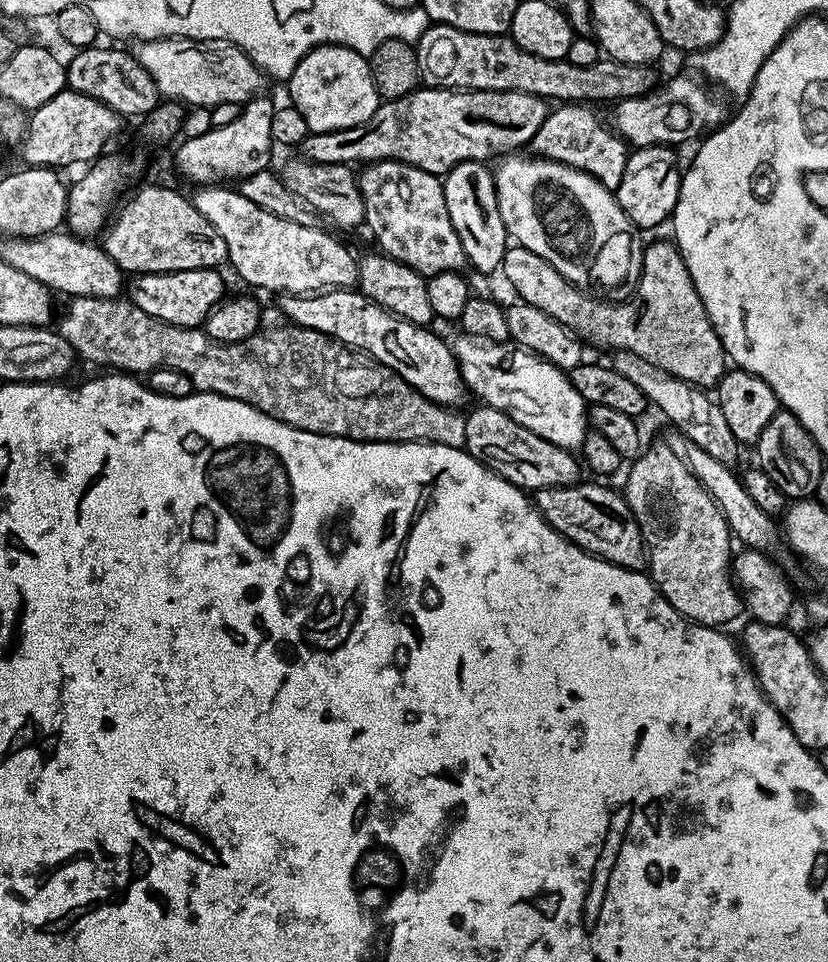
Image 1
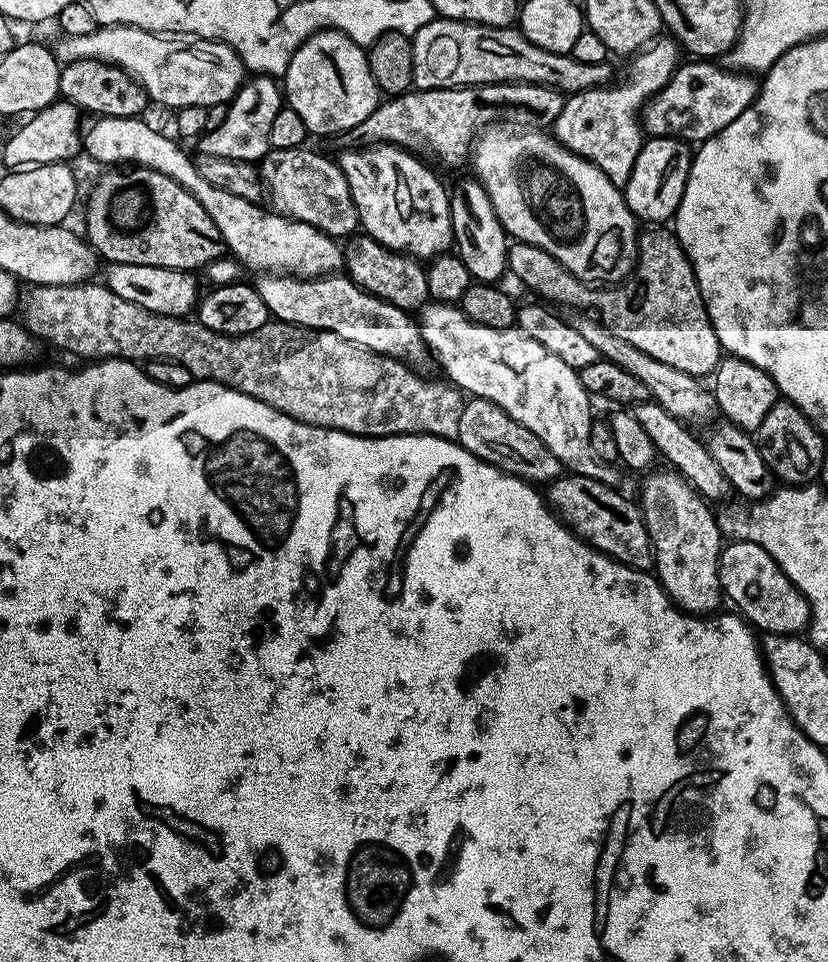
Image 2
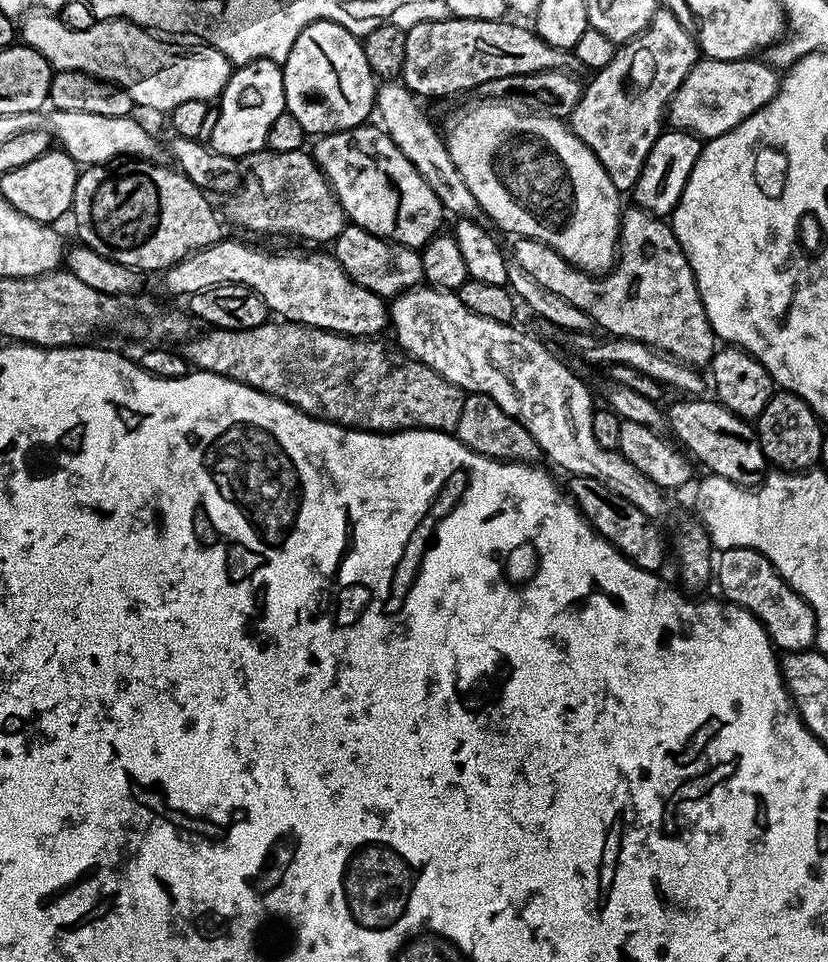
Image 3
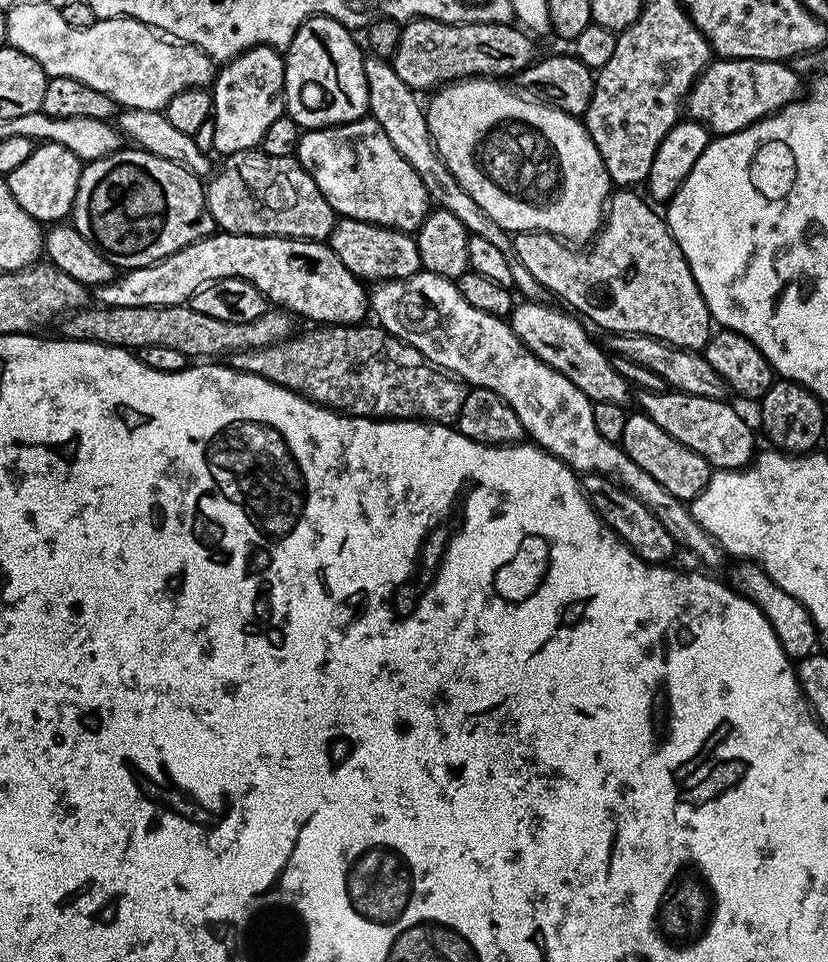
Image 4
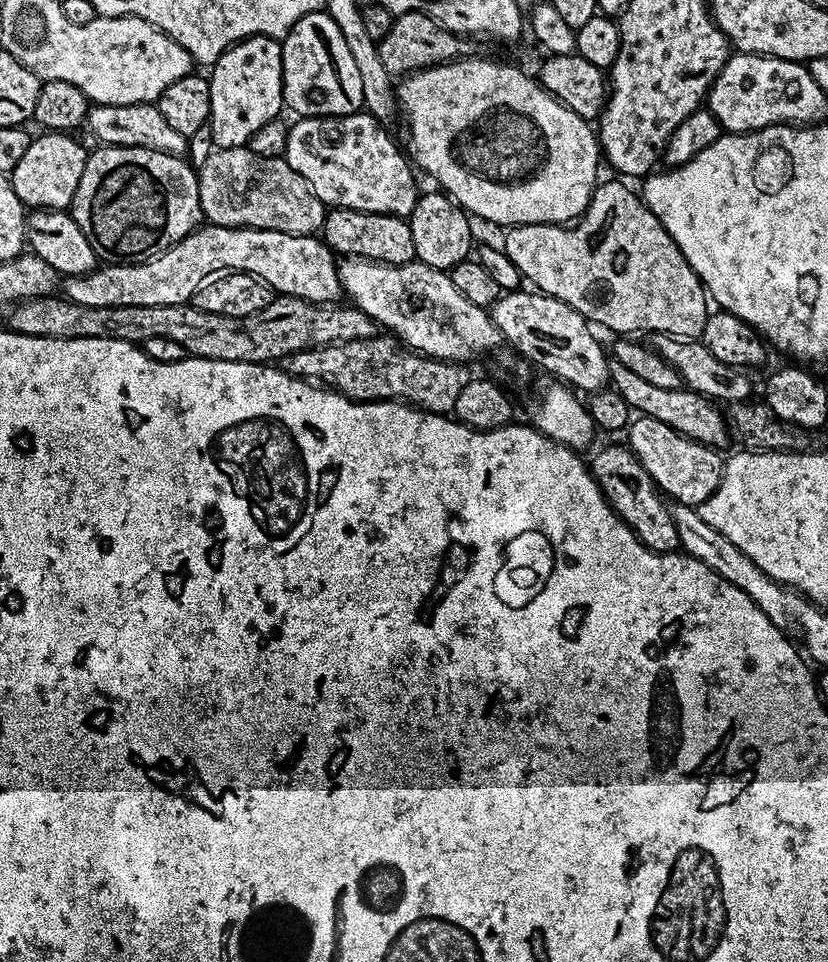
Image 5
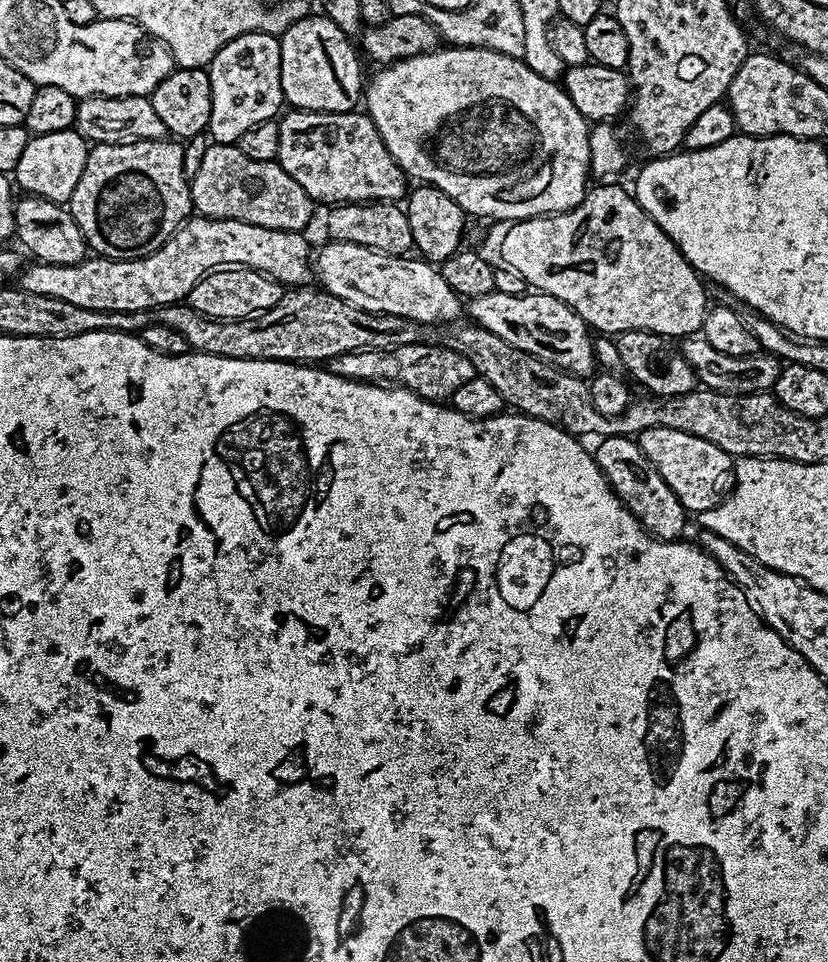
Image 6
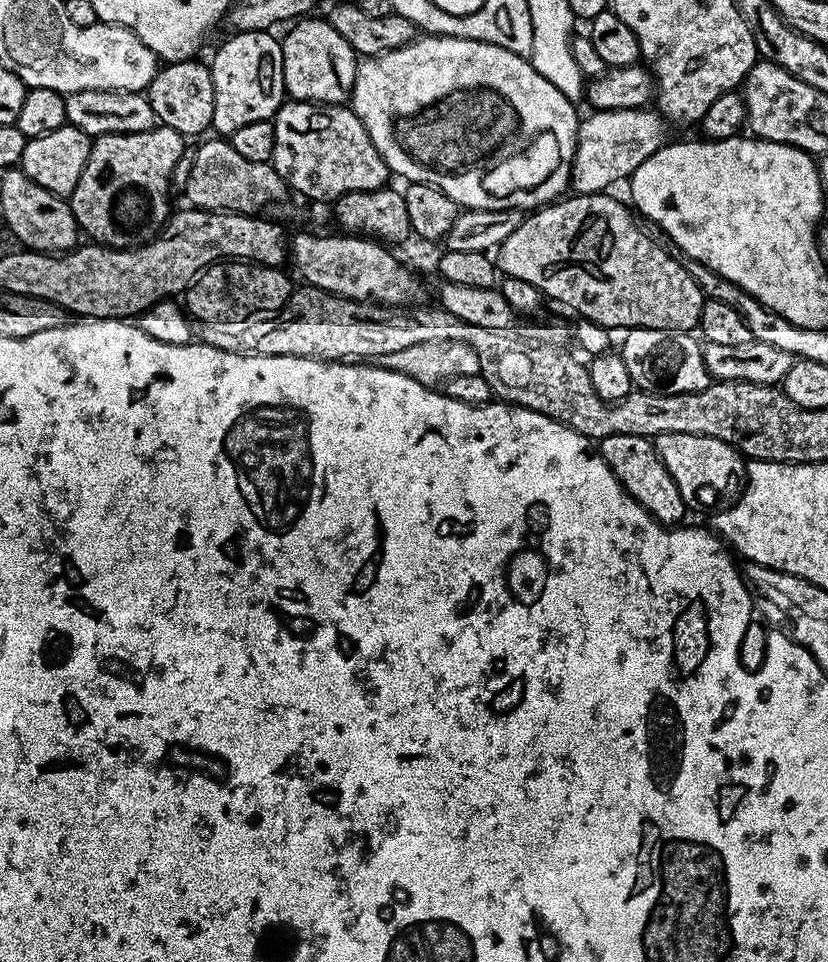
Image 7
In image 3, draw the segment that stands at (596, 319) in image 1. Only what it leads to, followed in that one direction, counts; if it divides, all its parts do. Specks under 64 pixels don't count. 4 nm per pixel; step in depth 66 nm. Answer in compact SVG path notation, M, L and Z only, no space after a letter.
M625 207L620 217L620 242L616 263L607 274L584 272L566 258L562 258L562 254L537 240L520 238L515 243L515 258L519 265L527 273L532 274L542 286L546 286L547 290L552 290L566 302L583 308L597 329L605 328L603 331L613 337L624 337L649 344L654 350L659 350L685 364L701 366L700 364L707 365L711 361L718 347L718 337L712 331L708 315L702 306L696 275L692 273L690 262L667 219L654 216L644 208Z

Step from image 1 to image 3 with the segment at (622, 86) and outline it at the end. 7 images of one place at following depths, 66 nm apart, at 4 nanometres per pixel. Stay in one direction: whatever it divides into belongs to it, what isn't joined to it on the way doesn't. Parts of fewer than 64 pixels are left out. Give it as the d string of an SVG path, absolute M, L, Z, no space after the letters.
M425 18L406 31L406 58L402 58L399 79L417 97L452 96L455 92L479 89L498 78L531 76L546 69L581 69L575 53L550 46L529 27L510 20L447 19Z

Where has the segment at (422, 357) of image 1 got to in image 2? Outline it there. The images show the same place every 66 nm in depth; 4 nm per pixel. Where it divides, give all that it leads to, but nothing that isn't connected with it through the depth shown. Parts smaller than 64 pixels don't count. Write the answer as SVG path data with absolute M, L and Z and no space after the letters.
M260 274L255 279L254 286L258 294L262 294L262 302L266 302L269 313L279 323L333 332L357 344L359 348L368 348L372 352L400 360L416 370L423 369L423 364L430 360L419 323L413 317L411 320L408 317L411 315L405 309L362 291L347 275L301 278L287 274Z

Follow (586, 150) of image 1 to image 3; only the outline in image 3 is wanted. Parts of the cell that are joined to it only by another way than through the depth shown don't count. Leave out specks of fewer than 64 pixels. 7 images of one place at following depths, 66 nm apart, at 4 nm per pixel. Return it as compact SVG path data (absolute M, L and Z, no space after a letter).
M663 6L657 7L656 16L642 34L632 40L627 40L623 46L617 47L614 58L605 68L599 69L592 81L583 85L578 104L574 106L570 117L572 133L581 140L588 149L602 162L606 174L610 174L610 182L614 182L616 191L621 194L631 193L636 185L638 174L650 152L650 146L660 136L662 121L666 116L666 105L672 99L688 71L693 68L698 59L696 40L684 29L682 22L670 14Z

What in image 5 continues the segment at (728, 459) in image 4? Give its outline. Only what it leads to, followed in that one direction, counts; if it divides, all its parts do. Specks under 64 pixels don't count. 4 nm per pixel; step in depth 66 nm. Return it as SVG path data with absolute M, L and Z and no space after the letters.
M609 357L607 362L607 370L611 385L616 392L622 394L622 398L626 399L629 408L635 413L664 422L674 431L717 450L724 450L730 438L732 439L727 417L722 416L717 409L719 407L691 389L683 387L674 390L659 389L658 386L643 381L638 374L631 373L622 362L612 357Z

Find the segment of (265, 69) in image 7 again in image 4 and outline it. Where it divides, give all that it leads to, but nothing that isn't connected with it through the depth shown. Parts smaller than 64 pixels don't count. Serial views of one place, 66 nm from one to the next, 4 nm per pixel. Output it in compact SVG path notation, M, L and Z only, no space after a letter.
M267 46L248 48L217 71L211 93L215 151L227 154L255 149L266 134L266 126L285 111L284 56Z

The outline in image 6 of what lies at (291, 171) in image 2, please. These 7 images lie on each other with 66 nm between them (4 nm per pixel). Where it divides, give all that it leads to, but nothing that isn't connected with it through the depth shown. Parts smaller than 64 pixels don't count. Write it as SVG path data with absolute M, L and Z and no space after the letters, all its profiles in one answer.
M209 143L203 155L198 172L190 177L192 185L192 207L201 216L209 216L211 220L237 220L250 222L254 226L266 226L270 230L286 230L287 232L304 232L312 220L314 201L294 182L286 170L276 160L258 162L254 158L246 158L236 144Z

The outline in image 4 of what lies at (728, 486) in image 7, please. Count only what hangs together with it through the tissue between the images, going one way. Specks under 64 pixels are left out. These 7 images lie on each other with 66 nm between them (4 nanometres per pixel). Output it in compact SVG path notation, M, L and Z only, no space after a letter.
M629 414L626 418L626 430L622 430L620 439L624 453L634 462L638 462L638 466L642 466L642 470L646 470L650 478L662 482L662 486L666 486L666 490L670 490L674 498L691 502L706 486L706 482L713 474L713 467L702 454L695 453L689 446L684 446L682 442L672 438L650 417L645 414L637 415Z

